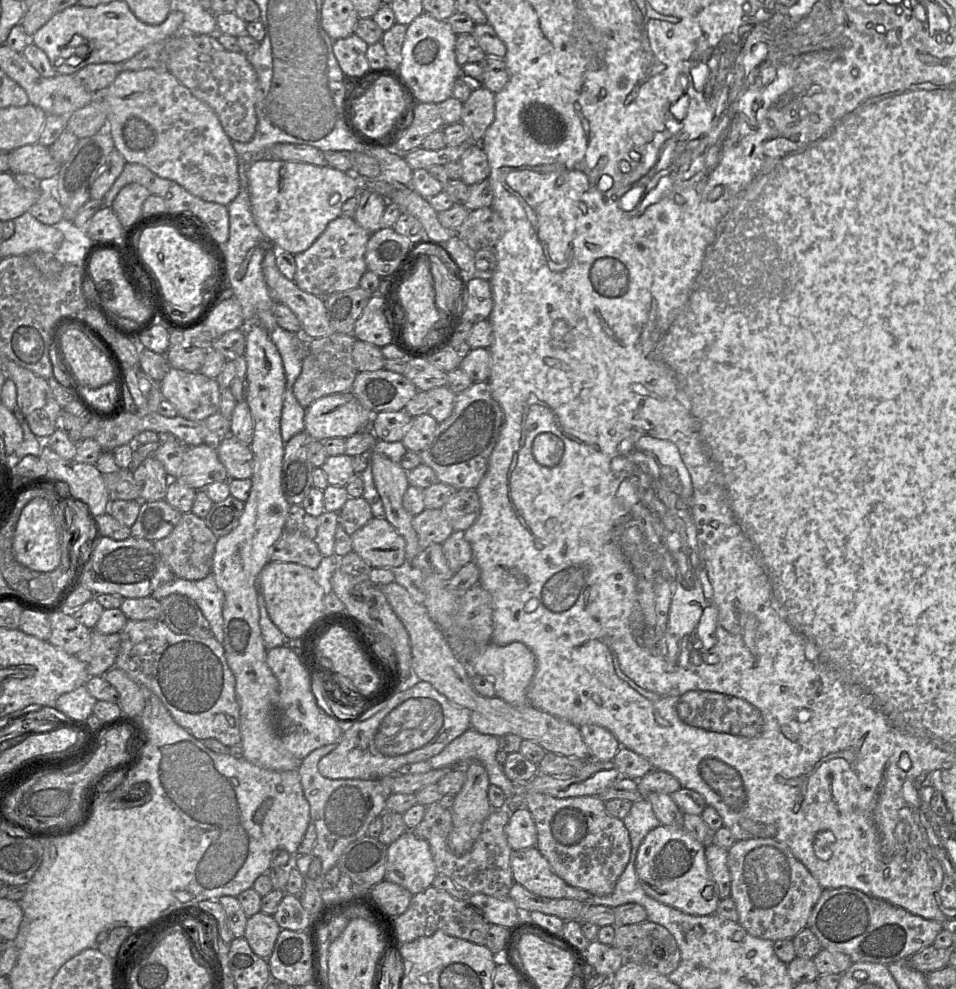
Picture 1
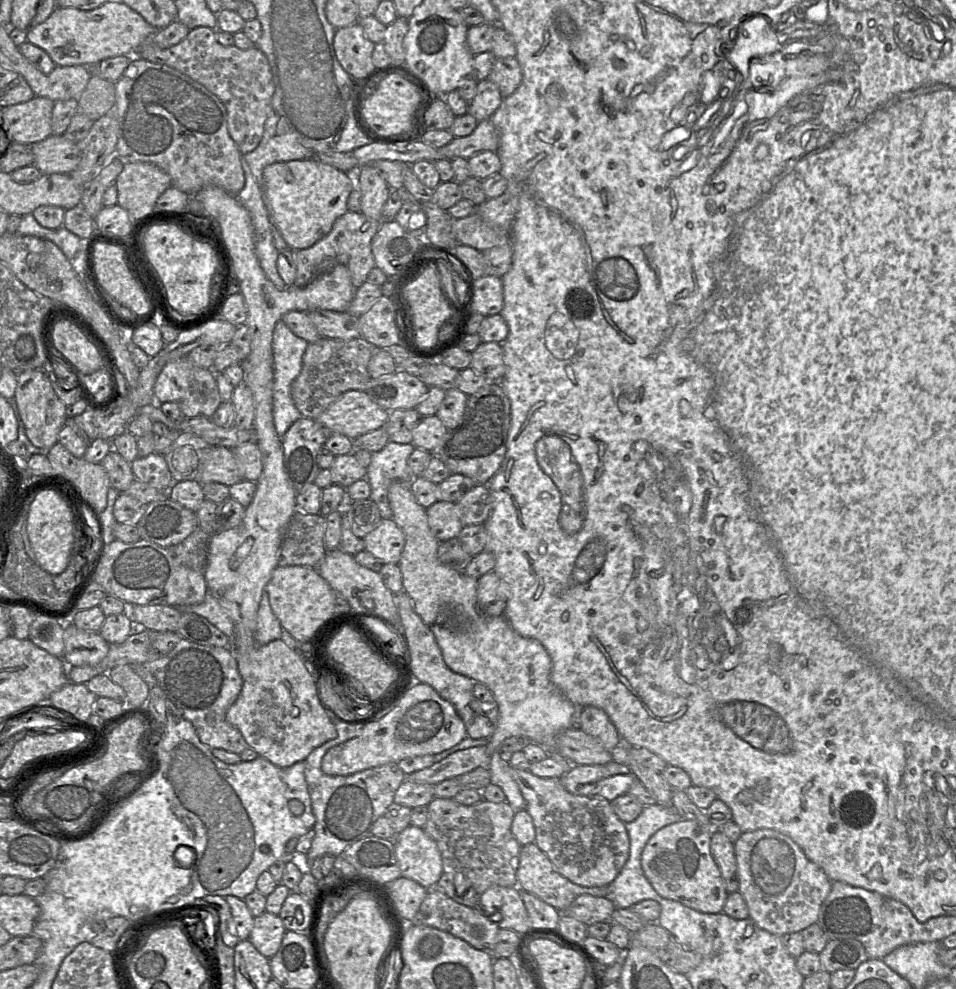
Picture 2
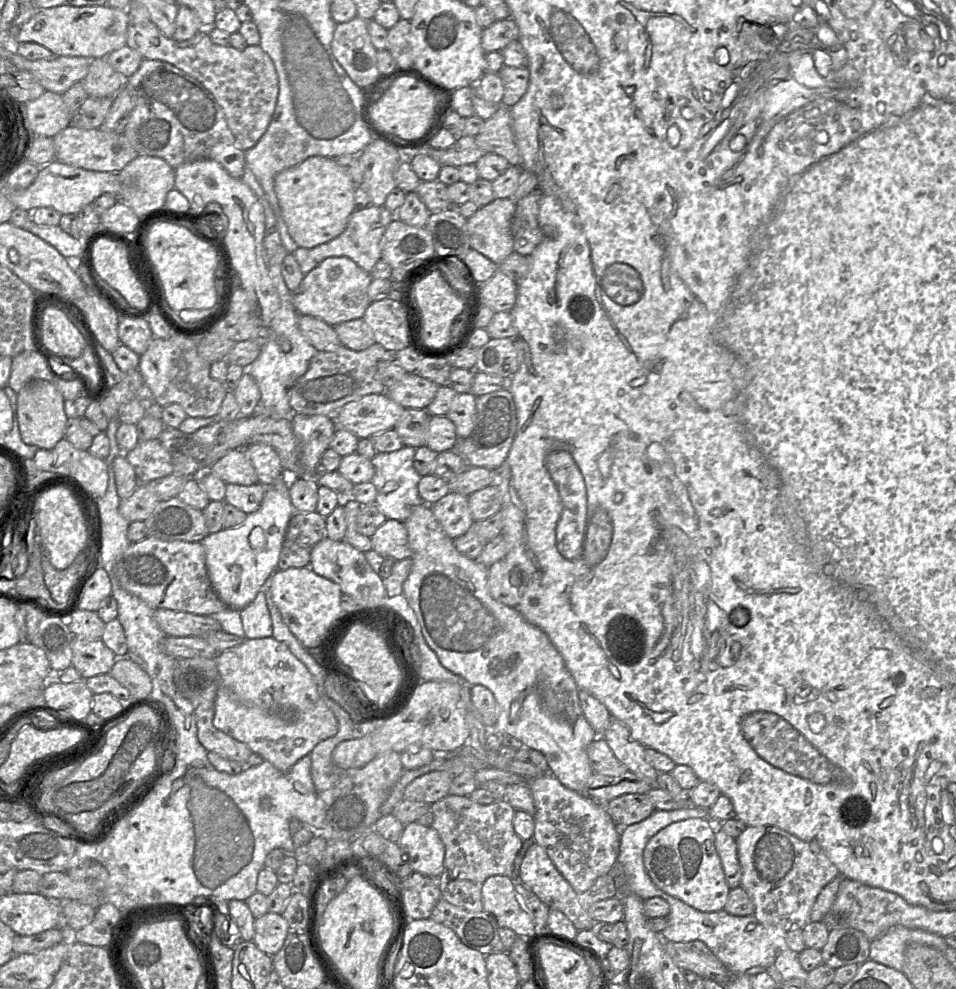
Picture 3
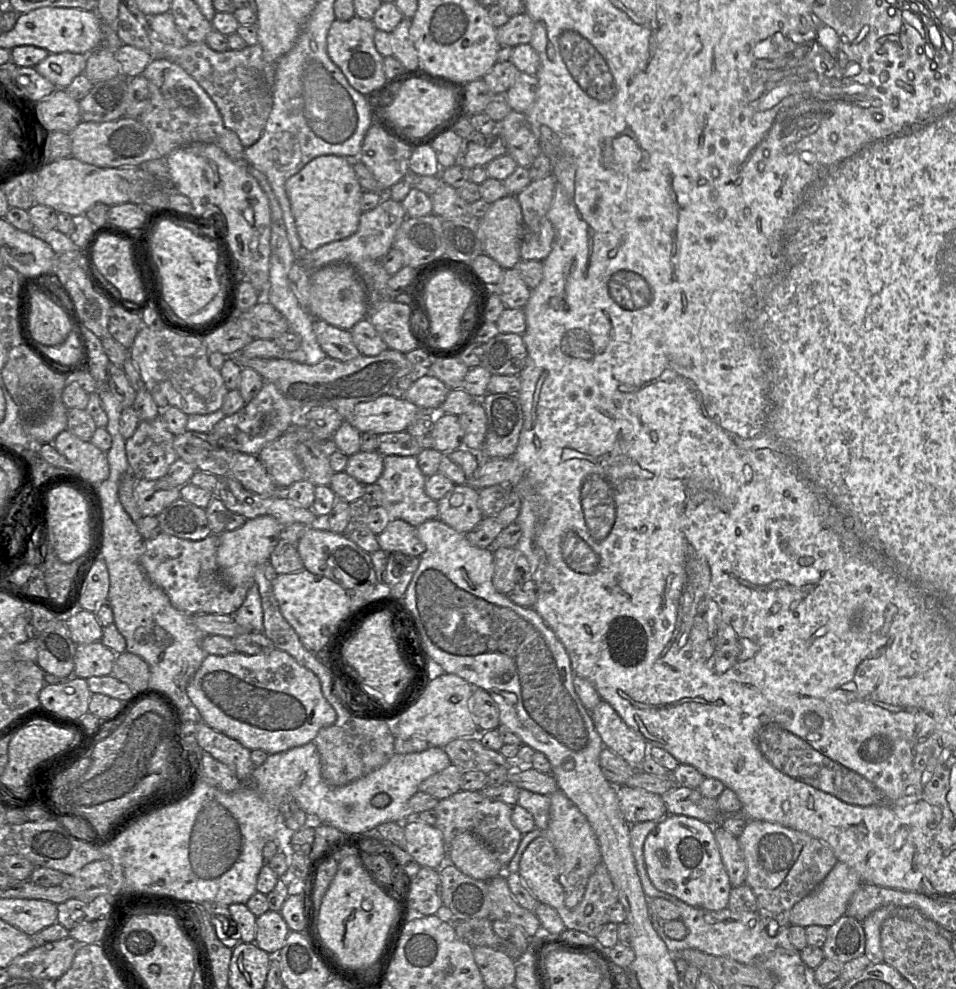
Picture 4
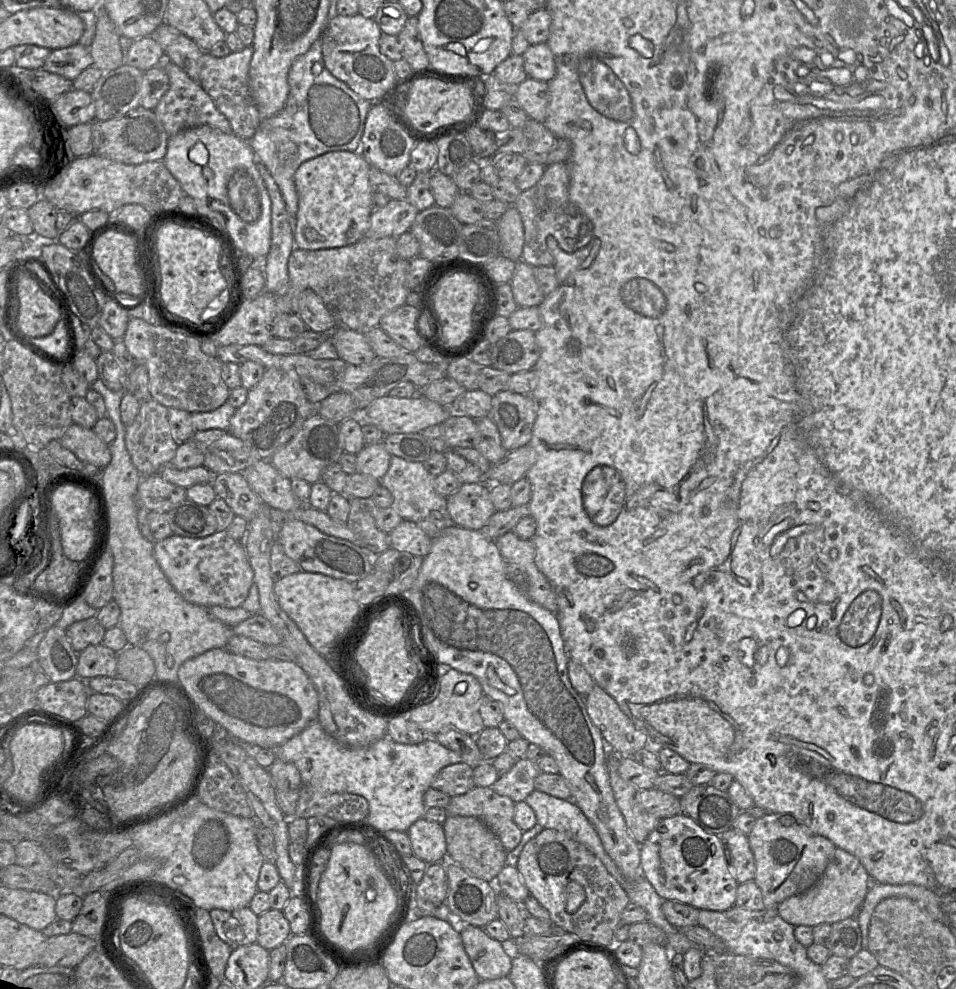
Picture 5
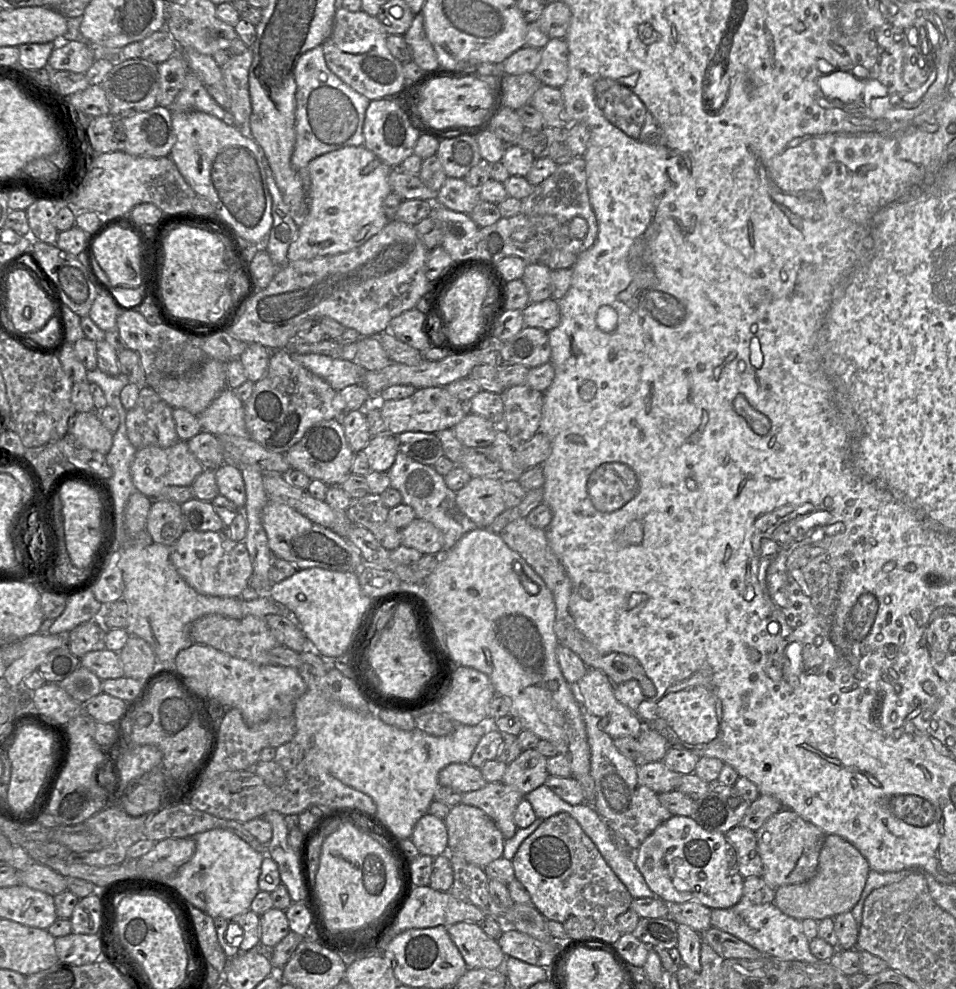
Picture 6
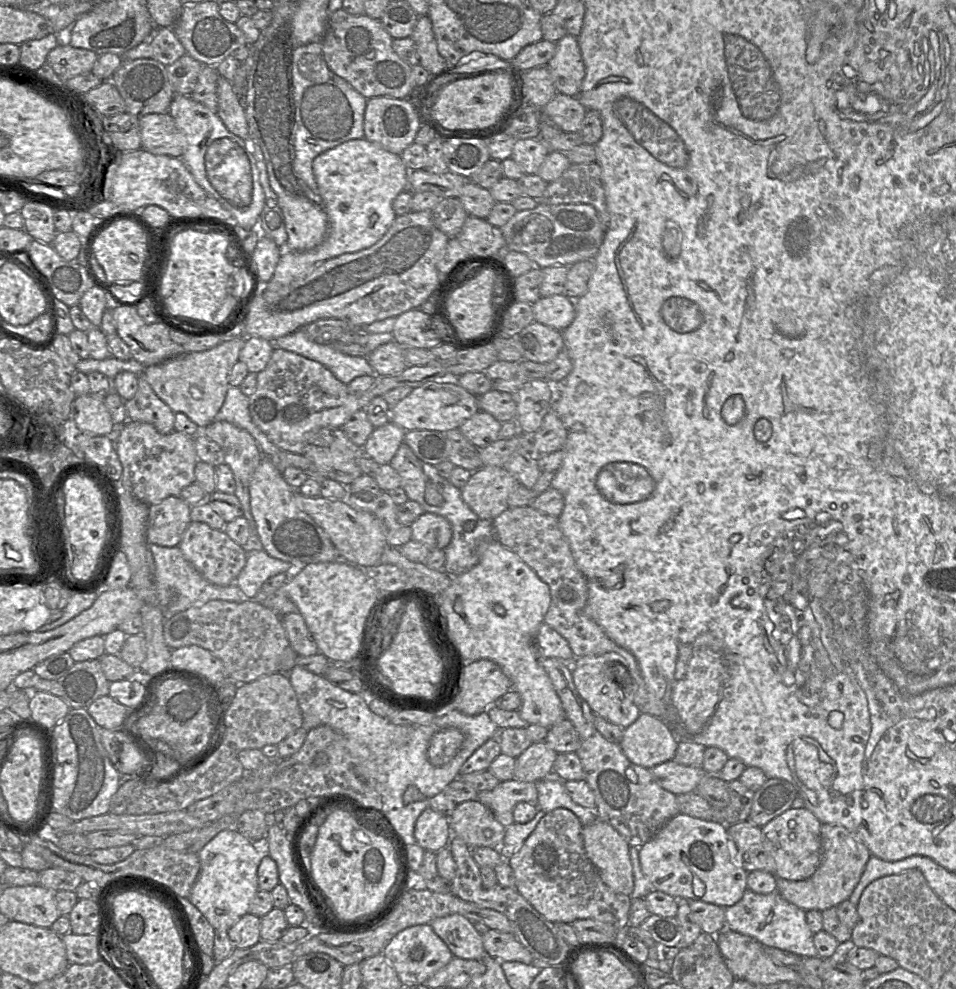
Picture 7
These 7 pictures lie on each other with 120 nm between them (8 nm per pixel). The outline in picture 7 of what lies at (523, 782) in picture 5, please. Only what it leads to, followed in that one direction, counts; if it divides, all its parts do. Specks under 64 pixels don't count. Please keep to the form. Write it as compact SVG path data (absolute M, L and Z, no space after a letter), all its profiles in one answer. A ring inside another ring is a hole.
M545 741L532 743L515 759L515 780L534 783L543 780L553 770L557 755Z

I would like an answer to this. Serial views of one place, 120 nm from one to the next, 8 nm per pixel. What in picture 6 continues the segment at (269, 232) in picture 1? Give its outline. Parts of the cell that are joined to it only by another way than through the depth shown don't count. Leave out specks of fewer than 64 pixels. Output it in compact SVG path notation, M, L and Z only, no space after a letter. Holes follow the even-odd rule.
M346 146L313 158L308 164L311 186L308 194L308 212L298 228L296 239L290 244L287 261L312 259L347 252L361 246L377 234L389 221L383 202L391 192L388 175L392 168L363 146Z

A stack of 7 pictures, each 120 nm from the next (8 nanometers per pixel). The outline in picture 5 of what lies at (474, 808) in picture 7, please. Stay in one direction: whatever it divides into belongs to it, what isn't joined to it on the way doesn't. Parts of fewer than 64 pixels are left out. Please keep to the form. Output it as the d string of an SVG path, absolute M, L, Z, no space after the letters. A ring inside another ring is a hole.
M447 816L443 823L447 859L456 862L470 875L494 883L506 865L506 854L498 837L478 818L473 816Z

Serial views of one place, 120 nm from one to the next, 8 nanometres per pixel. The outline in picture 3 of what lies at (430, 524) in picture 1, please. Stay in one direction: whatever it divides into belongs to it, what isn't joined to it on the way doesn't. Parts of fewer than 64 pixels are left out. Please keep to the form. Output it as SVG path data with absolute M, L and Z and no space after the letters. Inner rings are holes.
M449 492L430 506L435 518L451 539L464 535L474 523L468 496Z

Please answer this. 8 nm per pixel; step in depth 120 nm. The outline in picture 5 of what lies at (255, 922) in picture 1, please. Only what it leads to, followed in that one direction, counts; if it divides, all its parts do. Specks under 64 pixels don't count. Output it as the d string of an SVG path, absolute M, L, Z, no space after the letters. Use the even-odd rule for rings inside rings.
M270 908L258 917L257 943L267 950L286 943L291 936L290 923L282 910Z

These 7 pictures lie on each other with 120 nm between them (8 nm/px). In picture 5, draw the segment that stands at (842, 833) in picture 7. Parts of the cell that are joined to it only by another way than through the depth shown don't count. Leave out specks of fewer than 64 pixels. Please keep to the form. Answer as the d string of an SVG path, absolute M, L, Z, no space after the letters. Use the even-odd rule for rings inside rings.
M836 847L832 860L817 883L807 891L782 901L776 911L784 921L794 927L799 925L814 927L821 923L832 924L856 916L871 884L870 876L859 859Z

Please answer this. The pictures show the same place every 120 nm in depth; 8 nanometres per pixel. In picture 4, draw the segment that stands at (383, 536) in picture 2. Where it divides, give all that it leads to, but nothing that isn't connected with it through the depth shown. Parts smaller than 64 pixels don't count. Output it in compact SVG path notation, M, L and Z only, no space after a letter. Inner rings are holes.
M402 519L391 520L377 535L380 549L402 553L410 558L420 557L426 546L419 538L416 528Z

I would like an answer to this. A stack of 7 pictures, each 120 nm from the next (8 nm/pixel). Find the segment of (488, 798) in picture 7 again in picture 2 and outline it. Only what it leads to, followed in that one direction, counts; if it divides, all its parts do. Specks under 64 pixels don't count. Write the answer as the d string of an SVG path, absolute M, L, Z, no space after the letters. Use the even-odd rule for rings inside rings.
M435 797L427 808L428 820L423 830L436 842L441 853L443 871L453 876L455 888L459 893L472 888L481 895L494 885L517 887L516 871L522 846L511 832L515 810L506 801L493 803L482 799L473 805L463 805L454 799Z

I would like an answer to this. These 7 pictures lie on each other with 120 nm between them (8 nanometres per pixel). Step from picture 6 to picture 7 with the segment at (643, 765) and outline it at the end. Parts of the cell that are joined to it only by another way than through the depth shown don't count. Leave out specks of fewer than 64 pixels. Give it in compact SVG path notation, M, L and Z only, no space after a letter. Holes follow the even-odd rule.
M670 760L650 769L654 780L674 795L695 791L706 772L701 767L692 767Z

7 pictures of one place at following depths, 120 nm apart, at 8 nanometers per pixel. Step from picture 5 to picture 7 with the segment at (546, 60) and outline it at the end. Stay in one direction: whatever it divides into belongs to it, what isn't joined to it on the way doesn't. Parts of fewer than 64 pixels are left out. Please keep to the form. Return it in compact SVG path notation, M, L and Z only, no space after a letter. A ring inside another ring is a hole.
M567 34L557 42L555 55L547 63L557 93L577 97L585 77L585 65L577 37Z

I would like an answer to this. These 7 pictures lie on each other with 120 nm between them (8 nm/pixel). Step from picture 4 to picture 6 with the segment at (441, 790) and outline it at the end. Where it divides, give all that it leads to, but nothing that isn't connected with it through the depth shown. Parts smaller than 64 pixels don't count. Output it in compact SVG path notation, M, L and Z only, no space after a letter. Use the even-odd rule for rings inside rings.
M451 763L438 773L440 786L448 786L462 793L483 788L487 782L479 768L470 763Z

